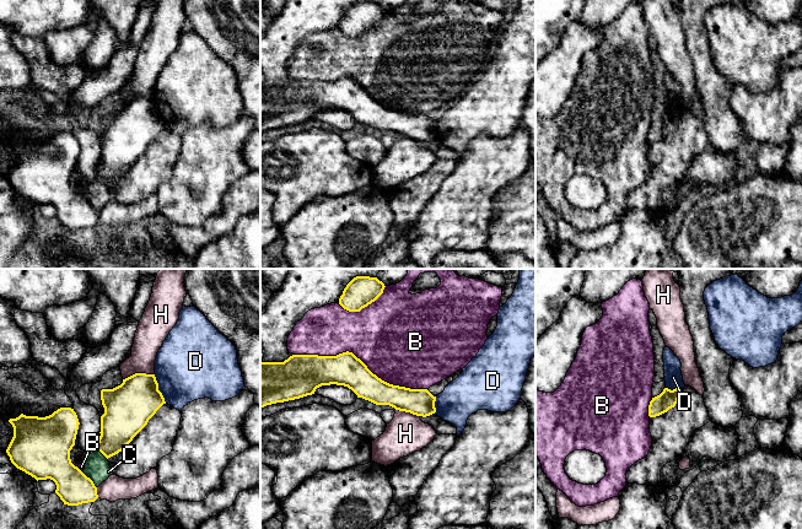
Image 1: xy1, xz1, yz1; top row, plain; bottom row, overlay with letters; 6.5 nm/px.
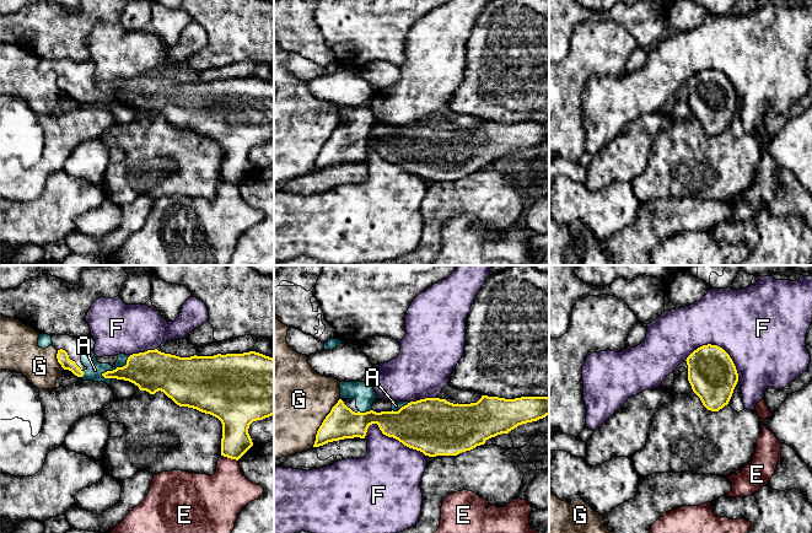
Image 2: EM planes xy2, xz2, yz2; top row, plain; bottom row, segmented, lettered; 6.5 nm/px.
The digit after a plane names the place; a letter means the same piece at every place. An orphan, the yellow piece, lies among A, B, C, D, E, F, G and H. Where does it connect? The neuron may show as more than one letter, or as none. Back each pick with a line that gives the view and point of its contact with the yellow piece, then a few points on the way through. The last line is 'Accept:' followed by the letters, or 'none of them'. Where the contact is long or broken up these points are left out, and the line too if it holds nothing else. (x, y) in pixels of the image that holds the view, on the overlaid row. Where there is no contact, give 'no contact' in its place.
A: meets yellow in xy2 at (117, 367)
Accept: A

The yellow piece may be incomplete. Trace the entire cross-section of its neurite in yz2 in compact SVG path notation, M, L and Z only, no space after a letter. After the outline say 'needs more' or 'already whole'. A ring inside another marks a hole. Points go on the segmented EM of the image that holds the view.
M703 345L687 357L688 381L703 405L719 411L728 404L738 382L730 355L717 345Z | already whole

